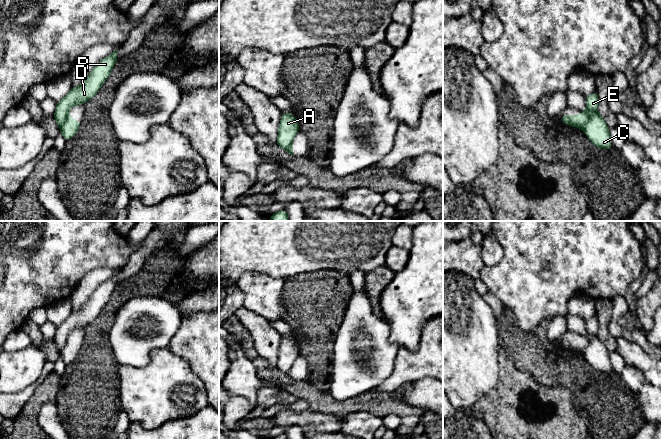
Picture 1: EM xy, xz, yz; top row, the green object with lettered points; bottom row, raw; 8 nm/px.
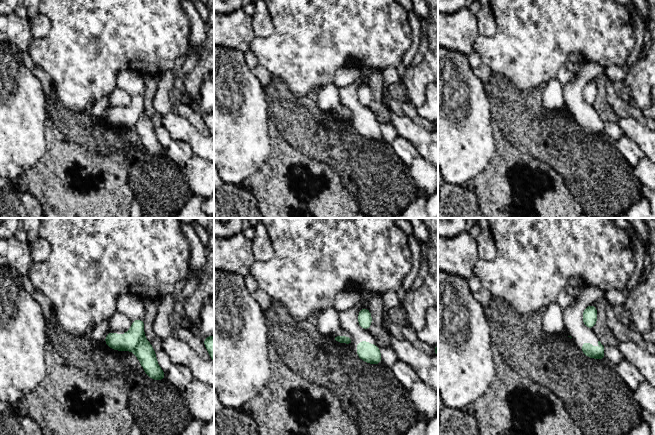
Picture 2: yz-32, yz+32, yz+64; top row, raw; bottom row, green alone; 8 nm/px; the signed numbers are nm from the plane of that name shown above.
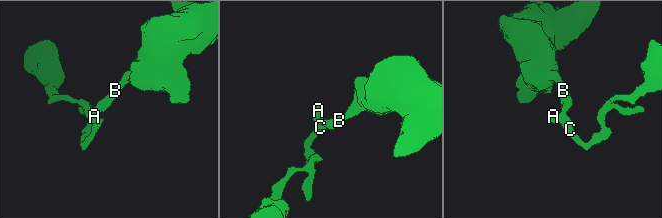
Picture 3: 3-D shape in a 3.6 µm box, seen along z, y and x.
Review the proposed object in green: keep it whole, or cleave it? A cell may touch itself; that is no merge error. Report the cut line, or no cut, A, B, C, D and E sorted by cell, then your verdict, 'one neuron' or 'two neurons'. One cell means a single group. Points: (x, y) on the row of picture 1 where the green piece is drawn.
yz (596, 111), (589, 116), (583, 129) | A B D E / C | two neurons

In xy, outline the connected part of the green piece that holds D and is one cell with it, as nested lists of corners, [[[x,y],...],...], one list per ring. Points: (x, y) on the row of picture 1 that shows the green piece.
[[[118,50],[102,59],[80,86],[72,87],[69,93],[57,103],[53,118],[59,127],[64,124],[71,107],[79,104],[84,105],[97,94],[117,62],[117,52]]]

